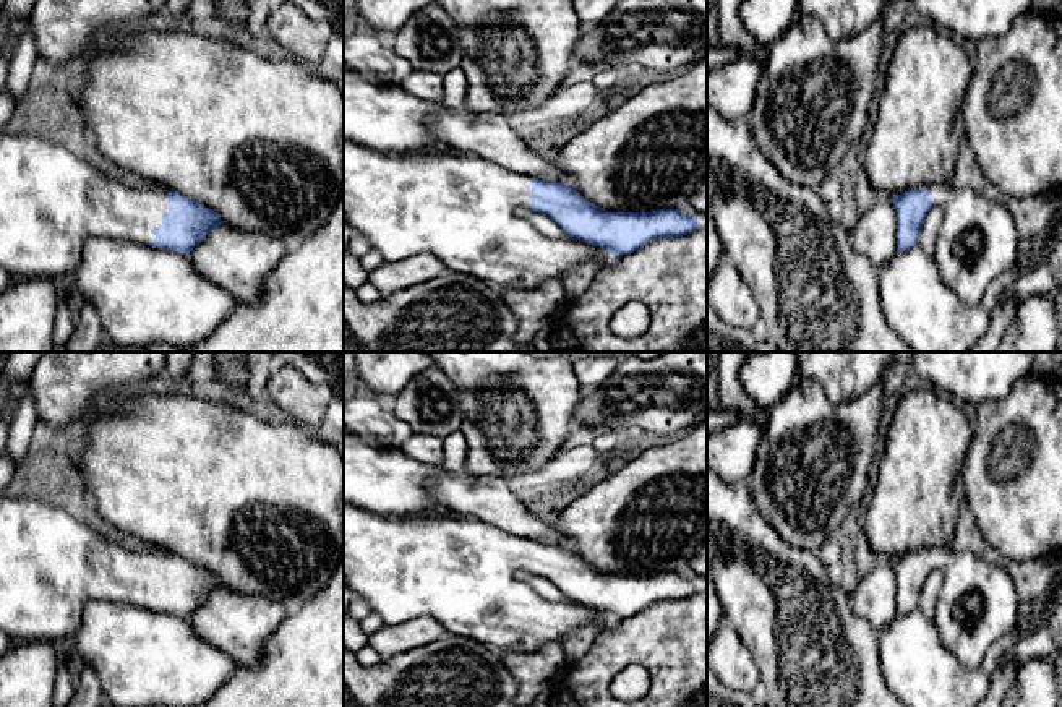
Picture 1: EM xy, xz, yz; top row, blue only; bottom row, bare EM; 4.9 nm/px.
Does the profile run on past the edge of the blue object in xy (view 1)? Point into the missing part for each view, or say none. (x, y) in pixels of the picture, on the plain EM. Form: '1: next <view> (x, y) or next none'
1: next xy (51, 566)

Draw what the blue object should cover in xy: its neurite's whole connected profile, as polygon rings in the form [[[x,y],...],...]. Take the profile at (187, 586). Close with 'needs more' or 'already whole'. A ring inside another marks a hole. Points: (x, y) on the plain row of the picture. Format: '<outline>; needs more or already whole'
[[[0,496],[0,631],[15,641],[44,641],[58,645],[63,639],[75,639],[84,605],[94,600],[186,618],[221,587],[212,572],[185,558],[152,548],[130,551],[83,522],[73,521],[62,508],[31,498]]]; needs more

